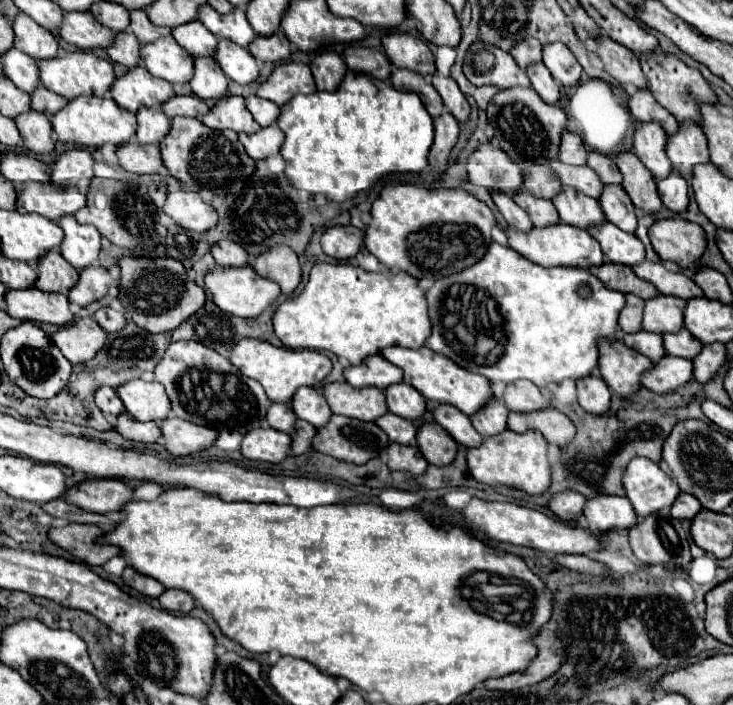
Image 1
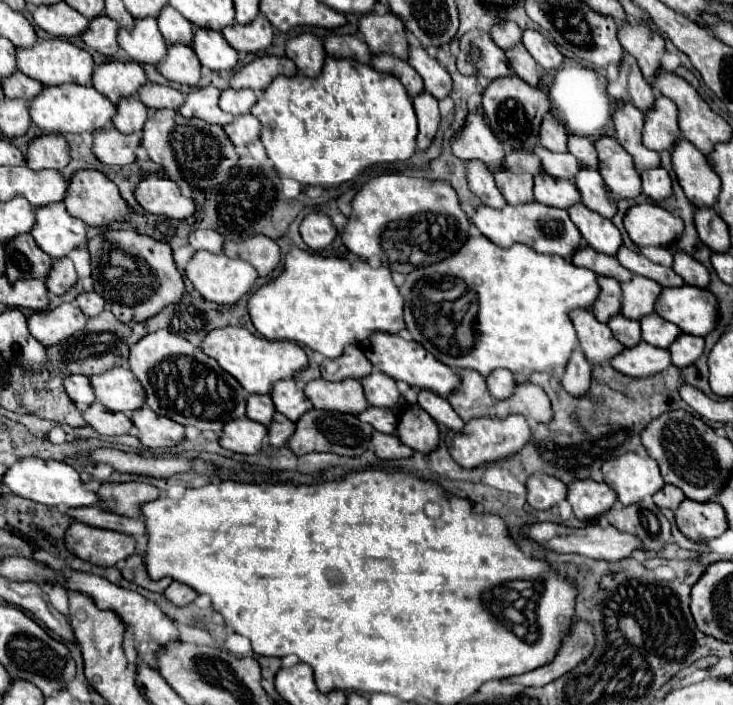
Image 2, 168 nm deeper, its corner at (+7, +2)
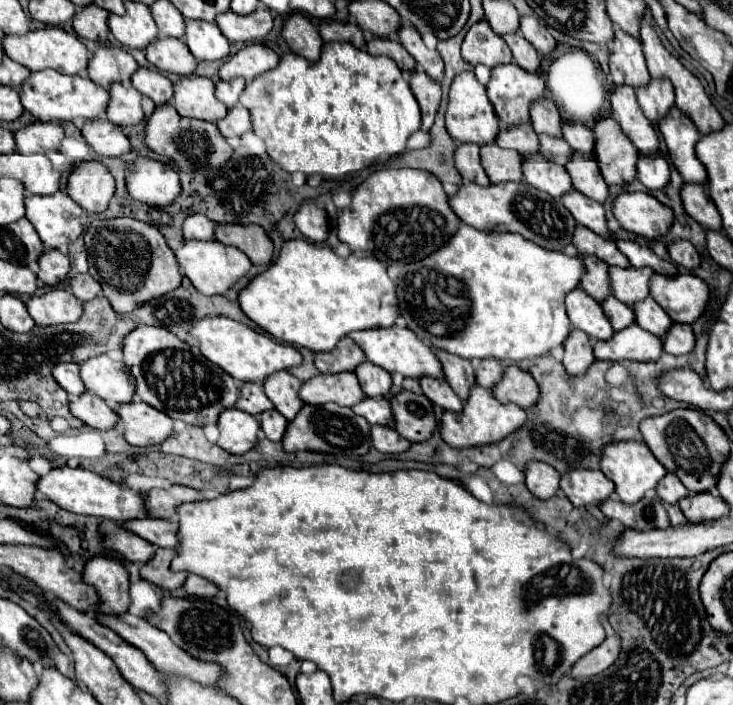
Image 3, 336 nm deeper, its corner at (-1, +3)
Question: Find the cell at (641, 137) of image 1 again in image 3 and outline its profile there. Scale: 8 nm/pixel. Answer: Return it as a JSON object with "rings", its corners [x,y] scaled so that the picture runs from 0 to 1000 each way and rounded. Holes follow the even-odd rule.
{"rings":[[[857,121],[840,123],[832,135],[832,146],[835,146],[835,163],[846,174],[854,194],[873,214],[873,220],[892,220],[898,214],[898,191],[889,174],[879,166],[868,143],[865,126]]]}

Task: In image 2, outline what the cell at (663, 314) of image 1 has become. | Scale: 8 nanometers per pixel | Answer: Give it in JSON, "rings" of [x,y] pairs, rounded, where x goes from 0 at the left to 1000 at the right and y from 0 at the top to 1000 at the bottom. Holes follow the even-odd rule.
{"rings":[[[865,391],[859,403],[849,403],[849,448],[859,454],[876,454],[889,445],[903,417],[903,406],[879,391]]]}

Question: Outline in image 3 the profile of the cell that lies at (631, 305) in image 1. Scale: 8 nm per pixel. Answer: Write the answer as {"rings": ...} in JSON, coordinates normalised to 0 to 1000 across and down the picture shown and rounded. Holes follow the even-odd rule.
{"rings":[[[791,362],[789,365],[794,367],[799,384],[791,396],[791,407],[805,416],[813,427],[821,427],[827,424],[827,418],[832,418],[832,399],[829,399],[829,376],[821,373],[816,365],[810,362]]]}

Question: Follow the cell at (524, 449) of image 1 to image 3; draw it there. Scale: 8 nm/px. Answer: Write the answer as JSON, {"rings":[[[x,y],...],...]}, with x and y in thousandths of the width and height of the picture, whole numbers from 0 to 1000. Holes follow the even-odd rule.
{"rings":[[[644,546],[641,563],[633,569],[628,586],[606,583],[600,594],[600,617],[614,634],[644,634],[644,631],[663,631],[685,626],[690,617],[704,611],[718,597],[718,583],[701,572],[682,572],[668,555],[660,549]]]}

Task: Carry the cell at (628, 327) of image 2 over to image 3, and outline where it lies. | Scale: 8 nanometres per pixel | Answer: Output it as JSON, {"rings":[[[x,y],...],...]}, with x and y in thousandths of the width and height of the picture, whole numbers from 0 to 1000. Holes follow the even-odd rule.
{"rings":[[[829,418],[819,433],[821,433],[824,447],[829,450],[832,461],[838,464],[838,470],[854,467],[857,461],[865,458],[865,441],[857,433],[851,433],[849,427],[843,427],[838,418]]]}

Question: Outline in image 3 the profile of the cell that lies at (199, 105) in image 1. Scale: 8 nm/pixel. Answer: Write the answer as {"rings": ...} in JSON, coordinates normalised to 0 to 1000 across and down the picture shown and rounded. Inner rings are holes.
{"rings":[[[188,95],[180,106],[180,121],[194,132],[202,135],[213,149],[235,143],[235,118],[218,101]]]}

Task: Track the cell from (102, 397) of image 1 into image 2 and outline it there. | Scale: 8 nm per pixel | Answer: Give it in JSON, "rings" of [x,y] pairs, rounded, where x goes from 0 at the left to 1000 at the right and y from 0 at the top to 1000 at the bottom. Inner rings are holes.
{"rings":[[[98,530],[98,533],[93,533],[87,539],[87,548],[90,548],[93,562],[101,567],[101,573],[106,576],[109,584],[115,584],[123,573],[131,570],[131,562],[128,562],[128,550],[123,545],[123,536],[109,533],[109,530]]]}

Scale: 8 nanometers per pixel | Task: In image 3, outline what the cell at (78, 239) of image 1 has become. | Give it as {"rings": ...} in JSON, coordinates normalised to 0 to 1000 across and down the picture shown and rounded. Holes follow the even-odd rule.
{"rings":[[[87,271],[71,277],[35,277],[35,311],[46,319],[63,353],[90,356],[112,333],[112,296]]]}

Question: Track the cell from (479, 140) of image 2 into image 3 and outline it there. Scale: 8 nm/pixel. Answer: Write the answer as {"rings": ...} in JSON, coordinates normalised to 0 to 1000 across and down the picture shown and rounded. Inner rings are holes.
{"rings":[[[630,101],[619,109],[611,132],[611,155],[608,155],[608,183],[617,191],[617,197],[628,203],[649,203],[663,206],[674,203],[679,191],[679,169],[674,163],[674,152],[663,138],[663,123],[652,118],[649,106],[644,101]]]}

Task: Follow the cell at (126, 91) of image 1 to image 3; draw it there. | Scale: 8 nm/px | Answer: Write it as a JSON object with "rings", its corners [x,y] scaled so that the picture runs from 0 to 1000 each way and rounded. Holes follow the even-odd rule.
{"rings":[[[139,64],[120,87],[120,106],[142,126],[150,118],[177,118],[177,106],[188,98],[183,81],[164,67]]]}

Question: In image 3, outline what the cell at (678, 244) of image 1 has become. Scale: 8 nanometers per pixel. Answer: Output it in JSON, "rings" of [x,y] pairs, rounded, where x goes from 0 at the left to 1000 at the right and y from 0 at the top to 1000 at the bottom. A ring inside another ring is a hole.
{"rings":[[[846,274],[835,288],[835,302],[854,328],[876,333],[881,339],[892,339],[892,336],[906,333],[917,316],[917,305],[914,305],[911,294],[903,294],[900,285],[884,274]]]}

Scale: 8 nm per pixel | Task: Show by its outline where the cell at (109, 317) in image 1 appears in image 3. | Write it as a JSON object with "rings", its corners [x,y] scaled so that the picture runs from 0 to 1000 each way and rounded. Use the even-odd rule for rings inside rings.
{"rings":[[[106,387],[95,396],[95,413],[104,418],[109,427],[123,427],[139,416],[136,401],[123,390],[123,387]]]}

